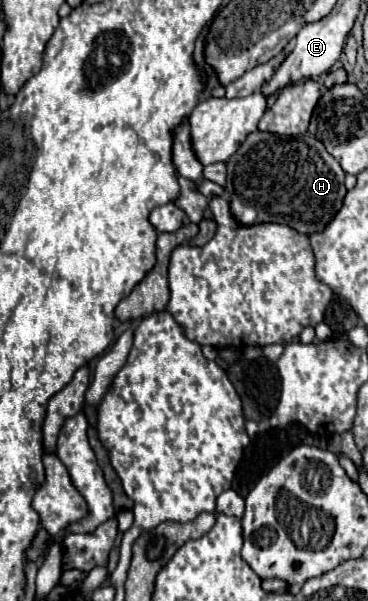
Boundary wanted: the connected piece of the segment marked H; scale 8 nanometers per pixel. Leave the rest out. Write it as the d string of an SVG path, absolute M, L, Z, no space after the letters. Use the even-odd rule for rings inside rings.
M255 131L251 133L245 143L237 149L237 153L227 161L227 193L231 195L231 211L243 225L255 225L255 223L283 223L293 227L299 233L311 235L319 229L325 229L325 225L335 217L335 213L341 209L343 197L347 193L345 189L345 171L341 165L327 153L325 145L315 139L313 135L277 135L277 133L265 133Z

